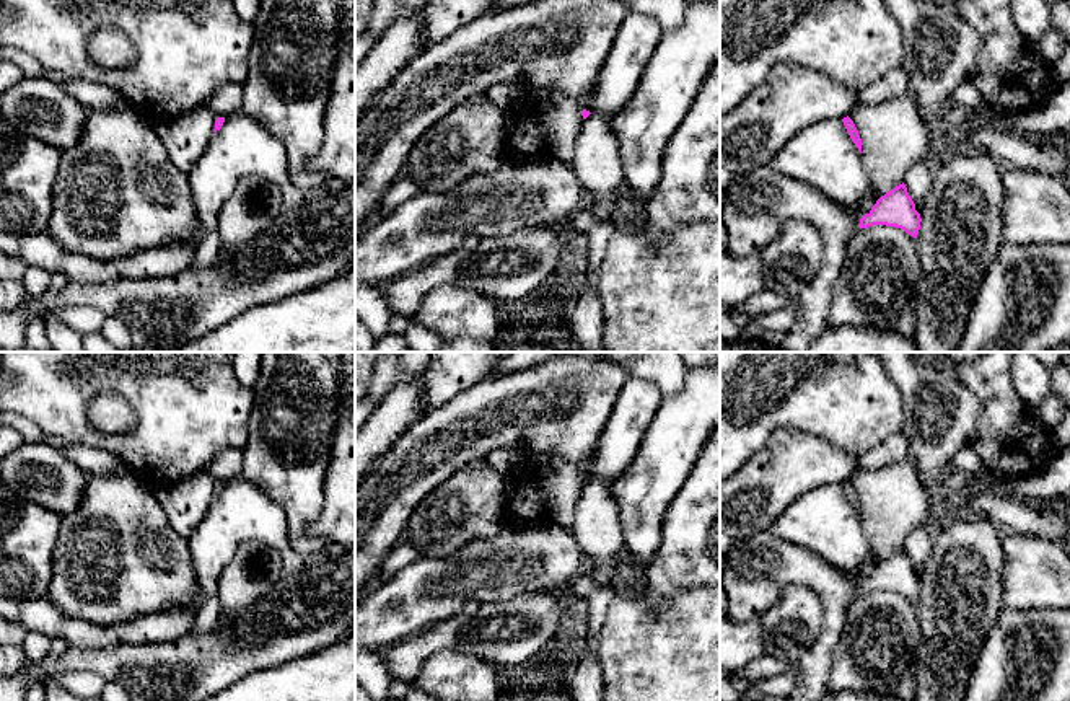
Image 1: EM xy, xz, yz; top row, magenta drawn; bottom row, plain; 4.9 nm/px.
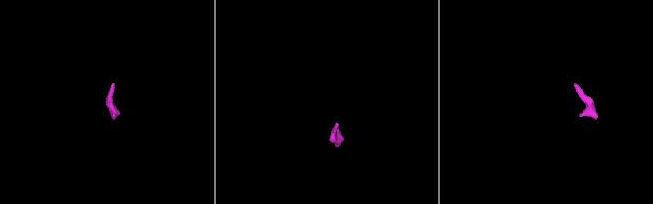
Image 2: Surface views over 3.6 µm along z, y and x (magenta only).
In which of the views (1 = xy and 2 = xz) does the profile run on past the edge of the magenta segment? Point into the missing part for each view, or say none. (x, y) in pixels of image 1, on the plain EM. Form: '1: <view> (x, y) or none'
1: none
2: none

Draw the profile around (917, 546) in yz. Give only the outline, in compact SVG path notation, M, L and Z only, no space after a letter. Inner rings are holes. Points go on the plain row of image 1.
M920 527L914 535L906 538L904 549L915 569L915 575L920 579L923 567L932 554L932 540L925 527Z

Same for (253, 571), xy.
M262 540L244 541L220 574L218 619L226 623L238 610L257 602L282 575L283 559L275 548Z

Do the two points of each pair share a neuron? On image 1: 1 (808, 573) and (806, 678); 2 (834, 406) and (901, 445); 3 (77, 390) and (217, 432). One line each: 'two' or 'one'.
1: one
2: two
3: one

